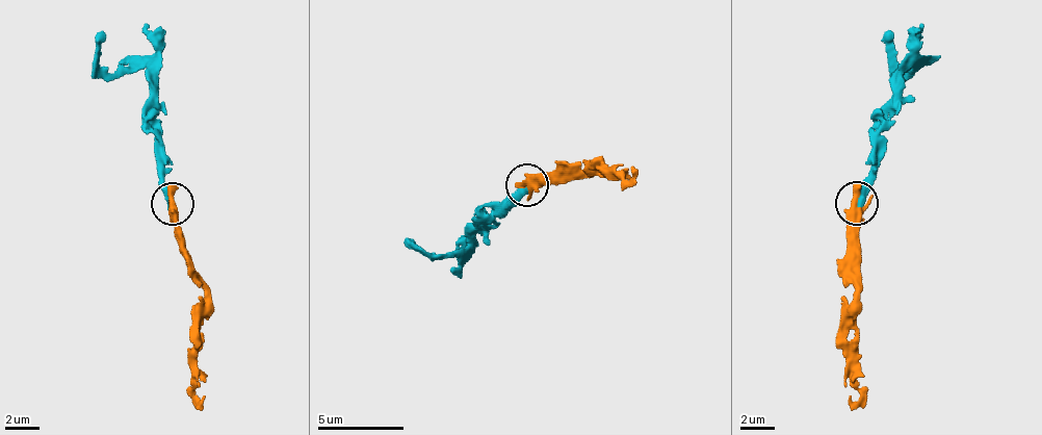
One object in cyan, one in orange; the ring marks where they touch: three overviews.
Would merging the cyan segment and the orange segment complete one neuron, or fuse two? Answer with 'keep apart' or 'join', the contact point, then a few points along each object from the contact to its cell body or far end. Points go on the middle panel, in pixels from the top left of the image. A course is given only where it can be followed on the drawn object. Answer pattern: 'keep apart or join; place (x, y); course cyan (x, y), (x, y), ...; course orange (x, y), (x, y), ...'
join; place (527, 184); course cyan (527, 183), (511, 201), (498, 200), (487, 226), (474, 226), (467, 242), (437, 256), (420, 252), (407, 242); course orange (527, 183), (588, 172), (626, 181), (639, 168)

